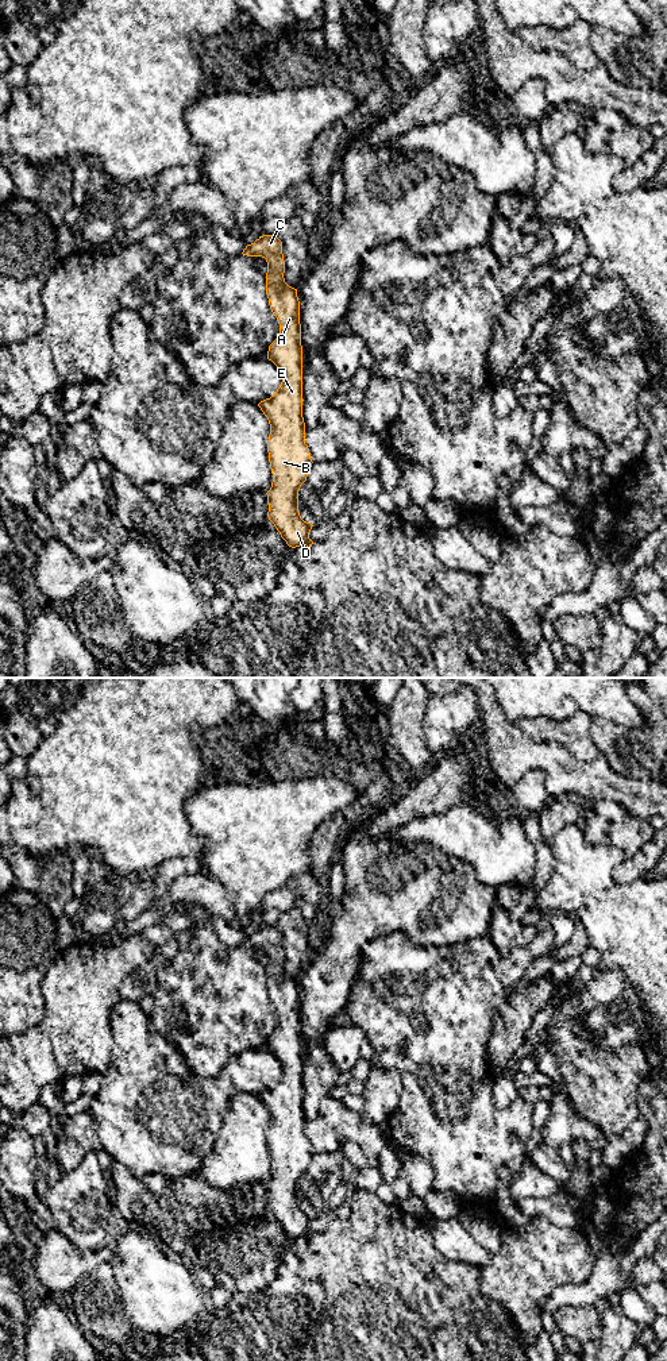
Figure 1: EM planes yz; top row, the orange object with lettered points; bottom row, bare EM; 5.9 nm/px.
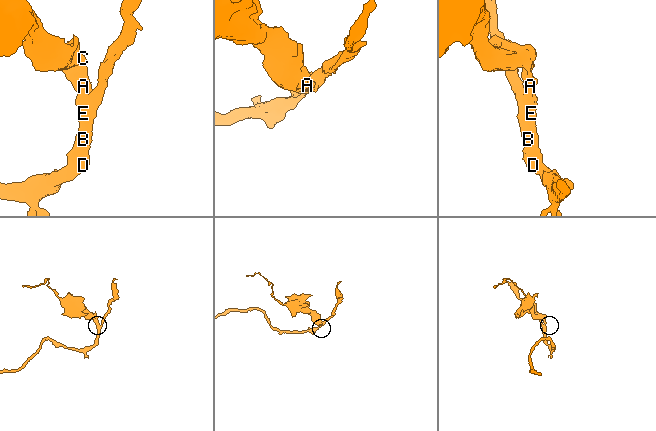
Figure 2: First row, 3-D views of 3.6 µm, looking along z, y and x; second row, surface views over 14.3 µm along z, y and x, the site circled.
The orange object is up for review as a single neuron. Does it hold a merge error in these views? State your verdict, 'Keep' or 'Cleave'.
Keep

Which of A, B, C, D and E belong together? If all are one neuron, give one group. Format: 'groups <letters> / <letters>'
groups A B C D E

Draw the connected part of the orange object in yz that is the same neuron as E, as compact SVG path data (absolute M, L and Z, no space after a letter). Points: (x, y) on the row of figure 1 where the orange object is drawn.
M275 235L259 236L254 243L247 244L242 254L266 259L266 294L270 309L279 324L278 338L269 346L267 359L281 371L282 382L270 398L258 404L270 424L267 452L273 482L270 490L266 493L269 504L267 517L289 547L305 545L309 548L313 544L309 539L313 525L304 521L298 512L298 490L306 481L313 462L309 448L305 444L305 423L302 417L302 346L297 289L285 282L282 242Z

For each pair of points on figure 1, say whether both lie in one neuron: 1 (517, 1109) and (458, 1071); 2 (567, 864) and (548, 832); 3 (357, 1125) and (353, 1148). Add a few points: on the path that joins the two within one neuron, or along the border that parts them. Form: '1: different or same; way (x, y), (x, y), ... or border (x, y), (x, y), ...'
1: same; way (501, 1113), (493, 1113), (467, 1087)
2: different; border (575, 822), (567, 824), (547, 841)
3: different; border (339, 1142), (353, 1141), (366, 1160), (376, 1165)

